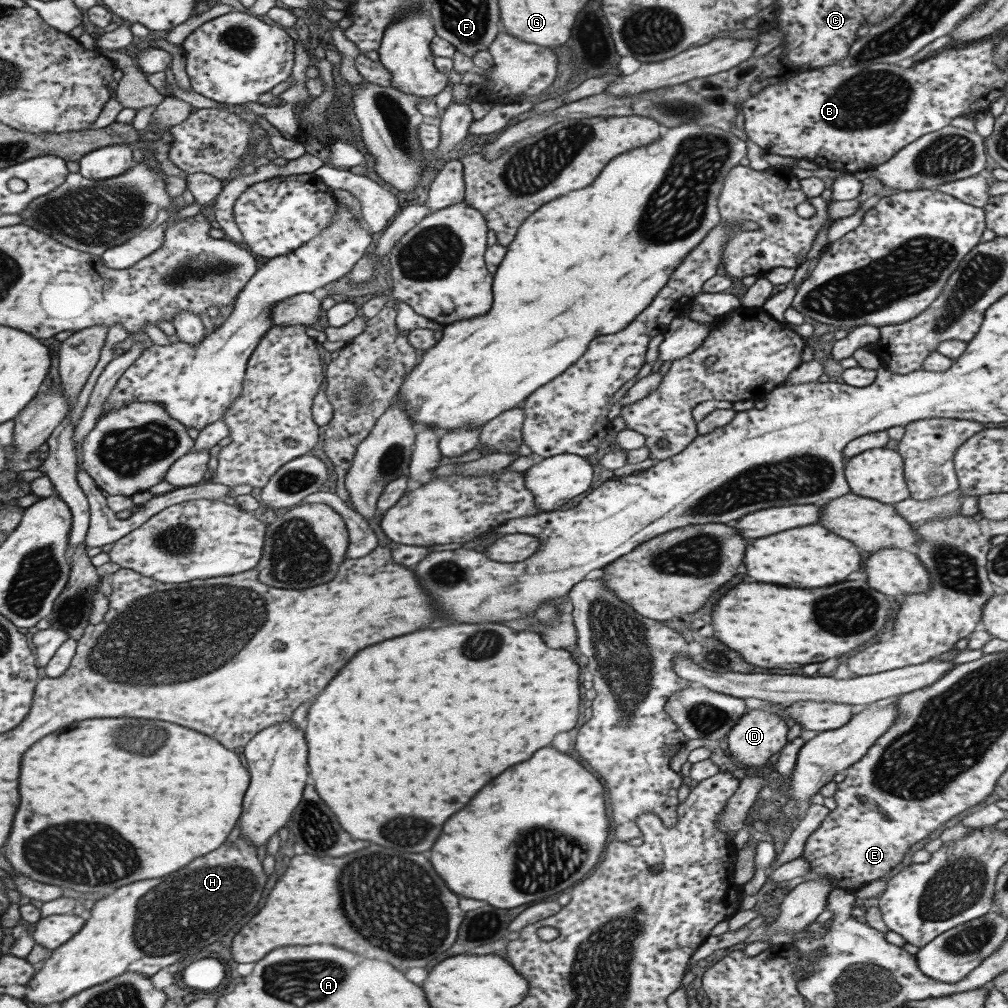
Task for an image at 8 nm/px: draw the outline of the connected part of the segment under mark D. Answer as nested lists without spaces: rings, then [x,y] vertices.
[[[749,709],[739,717],[739,720],[727,732],[726,754],[732,756],[734,762],[739,766],[747,768],[750,772],[757,771],[766,762],[771,754],[785,746],[789,722],[784,722],[779,715],[759,709]]]

